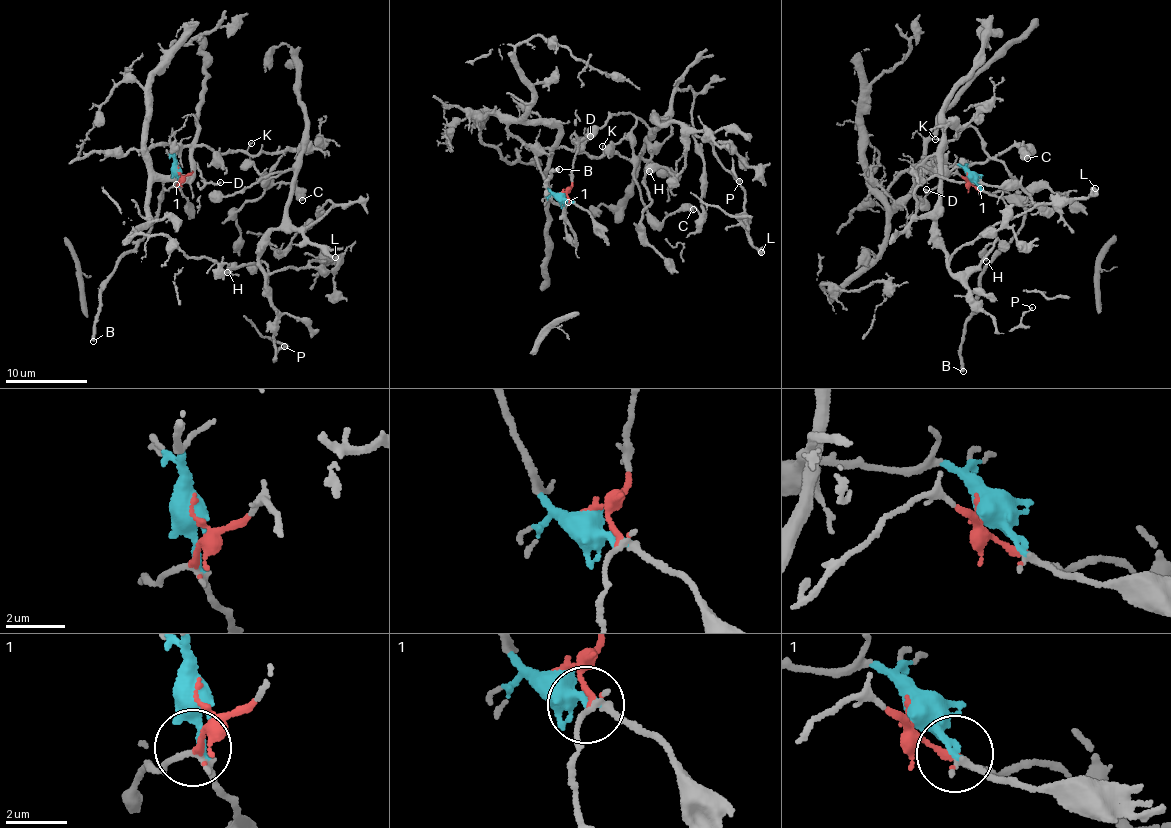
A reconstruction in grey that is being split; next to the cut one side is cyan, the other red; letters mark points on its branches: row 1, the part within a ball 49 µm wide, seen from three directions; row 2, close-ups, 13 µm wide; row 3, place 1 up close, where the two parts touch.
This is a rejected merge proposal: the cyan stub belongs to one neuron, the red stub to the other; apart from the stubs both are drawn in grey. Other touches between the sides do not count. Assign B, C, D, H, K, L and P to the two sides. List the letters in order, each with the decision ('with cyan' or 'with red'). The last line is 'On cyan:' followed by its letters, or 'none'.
B: with red
C: with cyan
D: with red
H: with cyan
K: with cyan
L: with cyan
P: with cyan
On cyan: C, H, K, L, P

